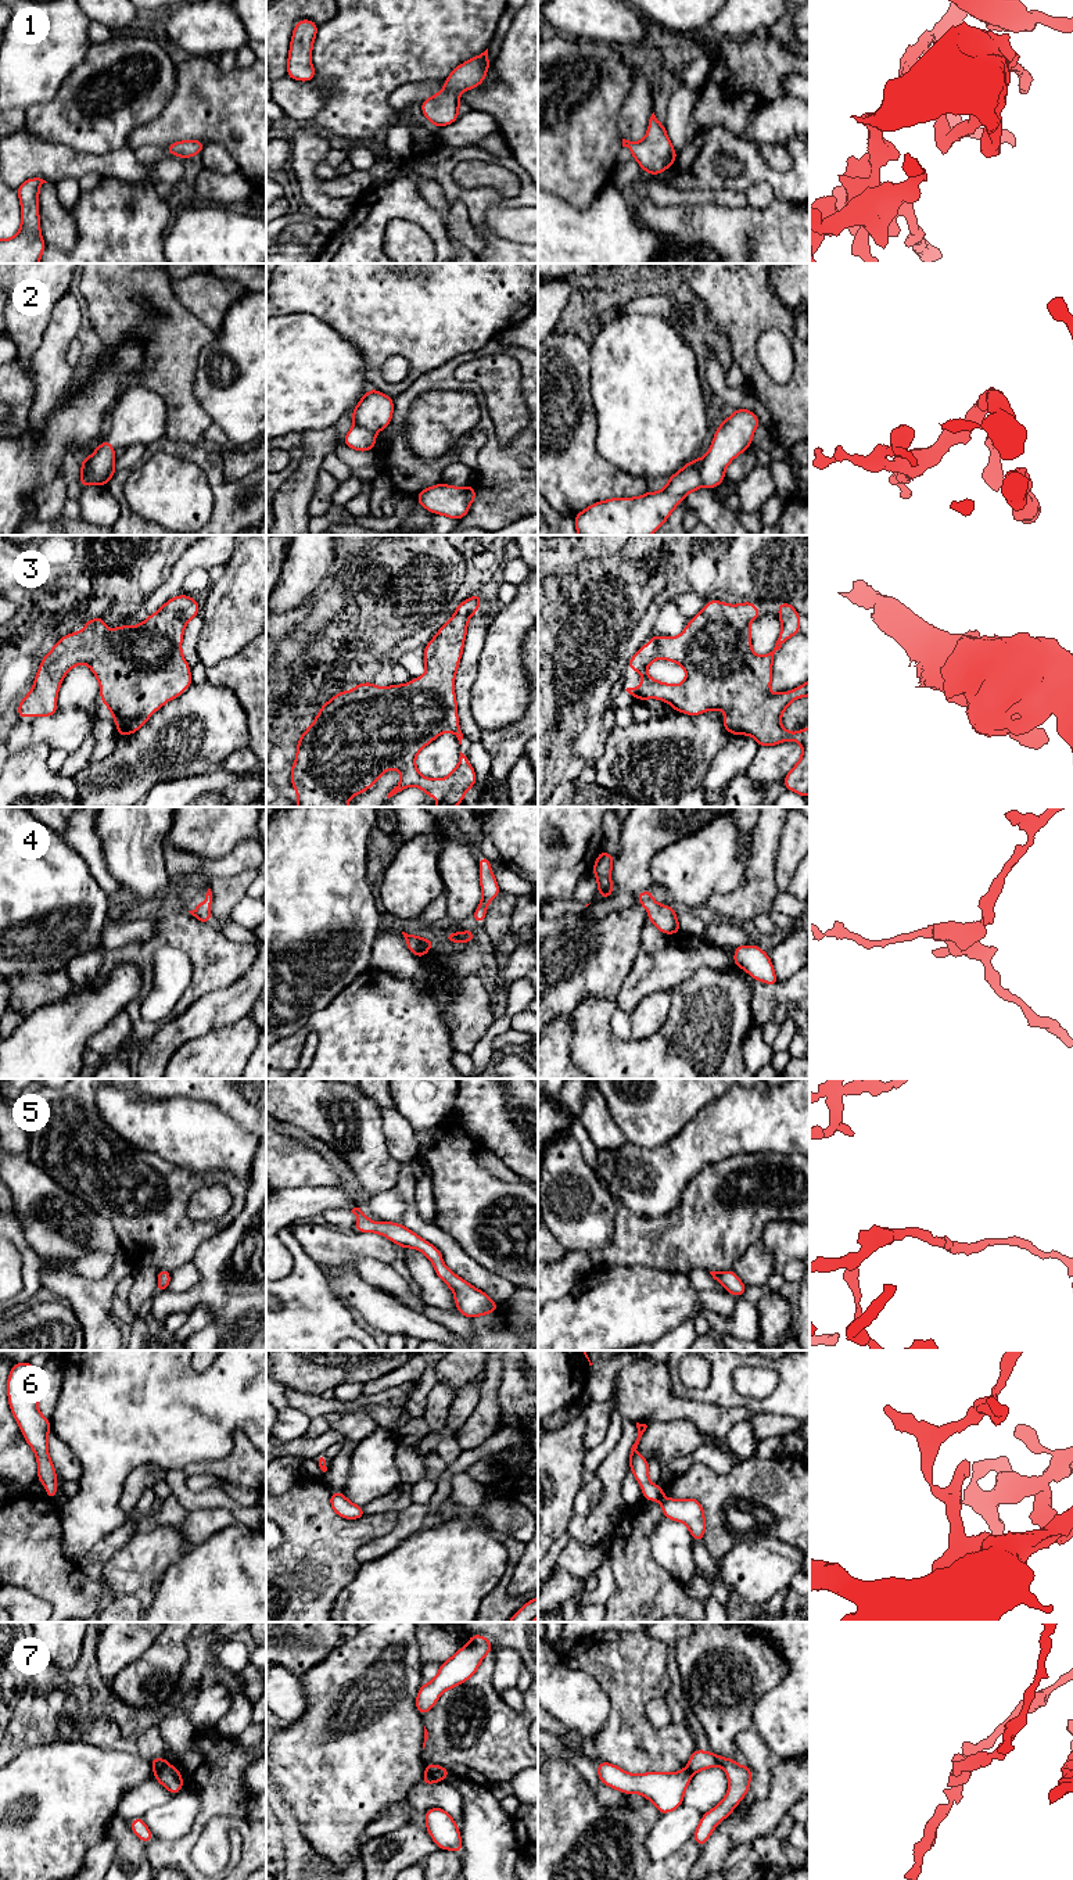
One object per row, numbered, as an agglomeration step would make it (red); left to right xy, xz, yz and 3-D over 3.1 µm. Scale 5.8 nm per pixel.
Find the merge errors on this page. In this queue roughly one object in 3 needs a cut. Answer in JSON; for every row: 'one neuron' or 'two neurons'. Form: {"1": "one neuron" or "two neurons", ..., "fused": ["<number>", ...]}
{"1": "one neuron", "2": "two neurons", "3": "one neuron", "4": "one neuron", "5": "one neuron", "6": "one neuron", "7": "two neurons", "fused": ["2", "7"]}

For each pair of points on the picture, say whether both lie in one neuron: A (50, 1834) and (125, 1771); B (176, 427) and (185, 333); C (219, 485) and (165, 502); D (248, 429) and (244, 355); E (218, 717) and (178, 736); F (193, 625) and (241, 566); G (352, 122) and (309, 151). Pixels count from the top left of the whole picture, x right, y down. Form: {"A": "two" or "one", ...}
{"A": "one", "B": "one", "C": "two", "D": "one", "E": "one", "F": "two", "G": "two"}

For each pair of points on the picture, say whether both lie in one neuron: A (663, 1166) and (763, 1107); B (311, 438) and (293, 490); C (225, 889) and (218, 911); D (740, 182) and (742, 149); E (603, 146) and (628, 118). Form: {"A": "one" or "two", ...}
{"A": "one", "B": "one", "C": "one", "D": "one", "E": "two"}

